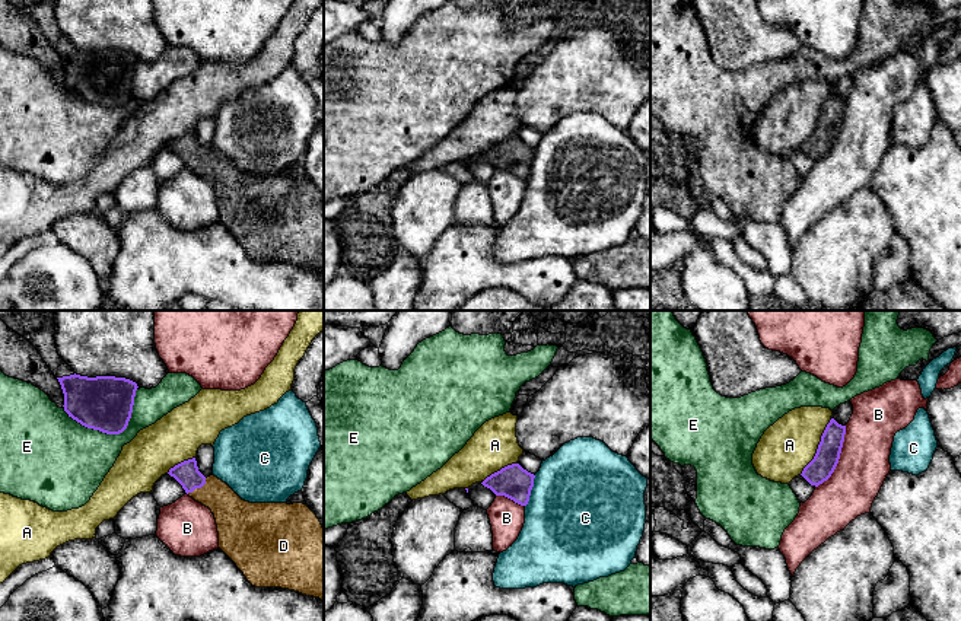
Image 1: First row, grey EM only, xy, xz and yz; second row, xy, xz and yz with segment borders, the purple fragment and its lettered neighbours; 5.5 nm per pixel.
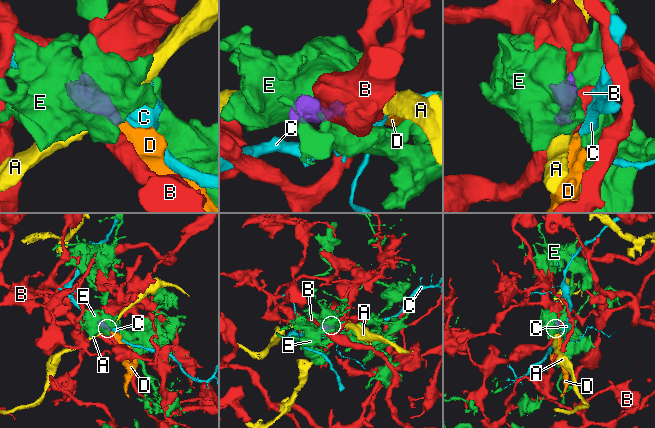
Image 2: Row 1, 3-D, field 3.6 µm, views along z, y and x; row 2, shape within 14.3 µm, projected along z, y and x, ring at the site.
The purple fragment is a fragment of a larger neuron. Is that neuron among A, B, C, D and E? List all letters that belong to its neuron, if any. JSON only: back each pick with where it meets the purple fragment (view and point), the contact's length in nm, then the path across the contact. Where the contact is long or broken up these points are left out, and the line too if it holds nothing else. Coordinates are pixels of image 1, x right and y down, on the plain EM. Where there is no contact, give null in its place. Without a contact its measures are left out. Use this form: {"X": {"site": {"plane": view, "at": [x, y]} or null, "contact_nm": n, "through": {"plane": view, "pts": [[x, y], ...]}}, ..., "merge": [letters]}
{"D": {"site": {"plane": "xy", "at": [197, 161]}, "contact_nm": 140, "through": {"plane": "xy", "pts": [[187, 147], [197, 161], [209, 165], [232, 188]]}}, "merge": ["D"]}

